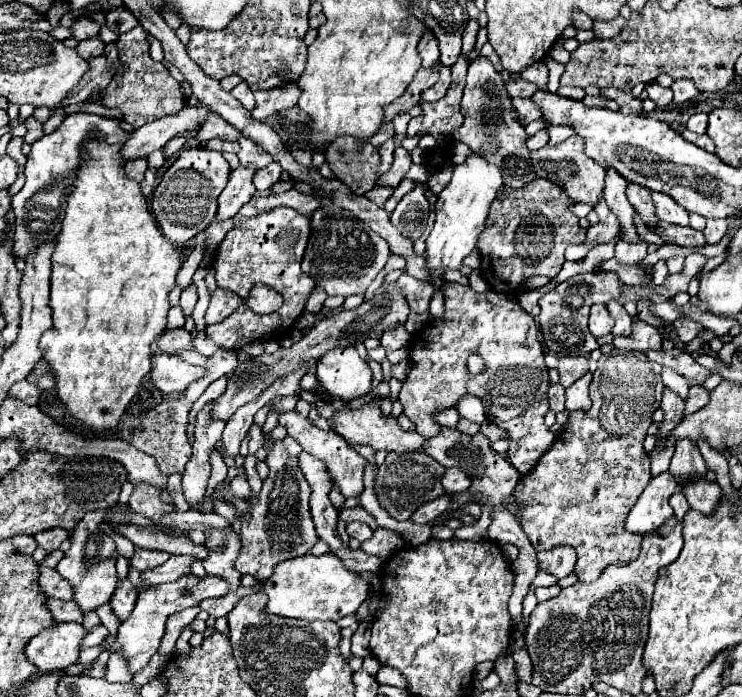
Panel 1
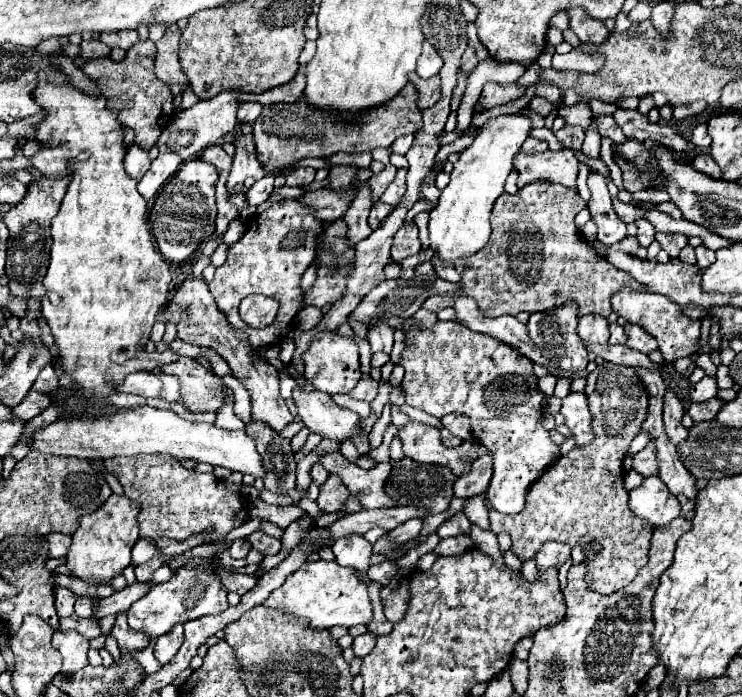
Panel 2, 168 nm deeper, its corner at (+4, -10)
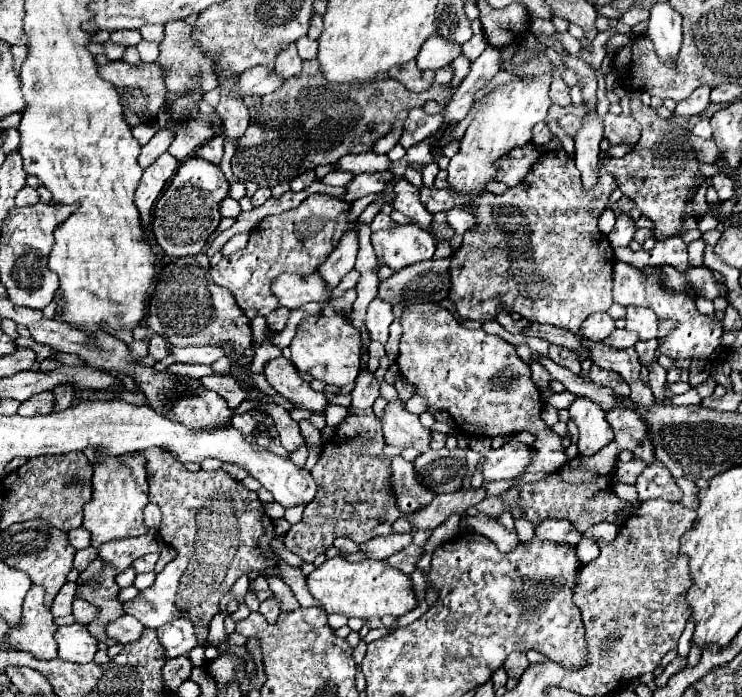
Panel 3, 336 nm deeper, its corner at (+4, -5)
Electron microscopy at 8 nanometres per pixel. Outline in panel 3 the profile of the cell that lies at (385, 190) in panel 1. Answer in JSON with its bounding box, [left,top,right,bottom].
[371,213,395,231]

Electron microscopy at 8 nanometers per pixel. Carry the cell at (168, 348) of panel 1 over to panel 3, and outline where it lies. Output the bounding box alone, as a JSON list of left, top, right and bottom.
[201,375,247,409]

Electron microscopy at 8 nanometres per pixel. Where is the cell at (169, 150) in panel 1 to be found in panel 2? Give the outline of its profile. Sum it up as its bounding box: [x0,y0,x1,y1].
[137,152,183,200]

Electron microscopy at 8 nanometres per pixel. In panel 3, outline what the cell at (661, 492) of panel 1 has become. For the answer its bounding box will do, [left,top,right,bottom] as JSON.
[635,465,683,501]

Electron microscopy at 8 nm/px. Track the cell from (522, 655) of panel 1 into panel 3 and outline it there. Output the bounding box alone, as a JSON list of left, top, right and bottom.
[503,653,529,679]

